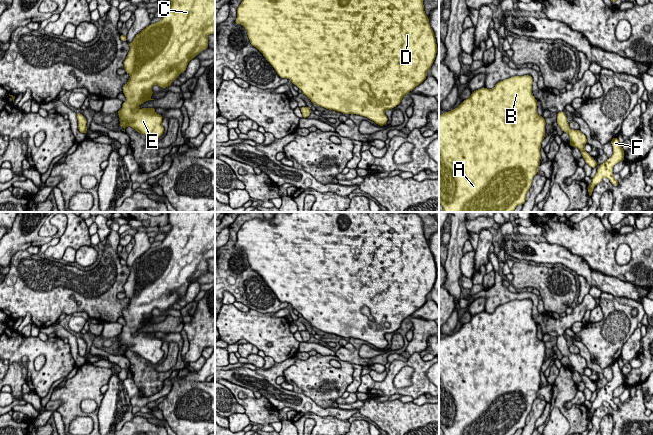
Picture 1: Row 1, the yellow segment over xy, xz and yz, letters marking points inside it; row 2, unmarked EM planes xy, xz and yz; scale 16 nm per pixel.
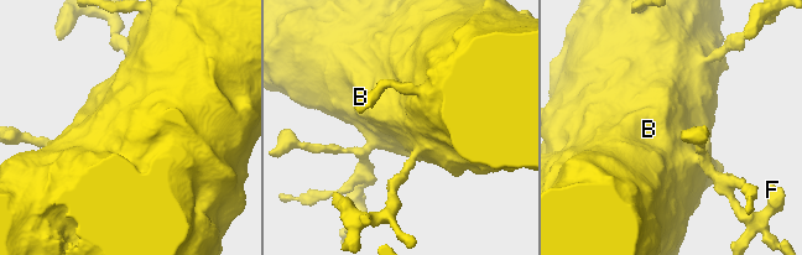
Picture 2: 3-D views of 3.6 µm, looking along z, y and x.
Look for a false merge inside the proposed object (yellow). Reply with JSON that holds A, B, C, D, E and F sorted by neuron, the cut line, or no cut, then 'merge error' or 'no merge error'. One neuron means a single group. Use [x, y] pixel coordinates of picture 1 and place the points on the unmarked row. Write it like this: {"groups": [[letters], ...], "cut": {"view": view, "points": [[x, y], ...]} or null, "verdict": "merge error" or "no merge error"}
{"groups": [["A", "B", "C", "D", "E", "F"]], "cut": null, "verdict": "no merge error"}

